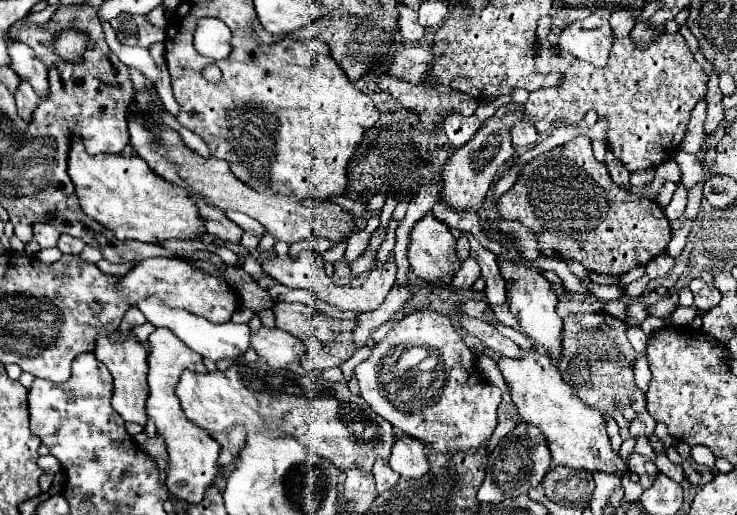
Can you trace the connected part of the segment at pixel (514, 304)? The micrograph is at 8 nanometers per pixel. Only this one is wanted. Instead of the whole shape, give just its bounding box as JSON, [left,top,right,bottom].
[500,256,562,358]

